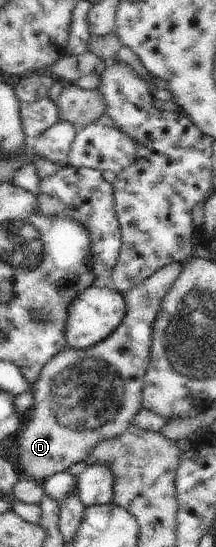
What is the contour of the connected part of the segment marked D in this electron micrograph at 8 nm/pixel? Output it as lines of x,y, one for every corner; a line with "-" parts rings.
169,264
126,292
126,316
106,340
90,348
66,346
46,362
31,386
33,405
25,415
18,440
20,475
44,483
51,476
84,462
100,442
114,440
130,428
143,408
141,394
150,366
154,322
183,265

